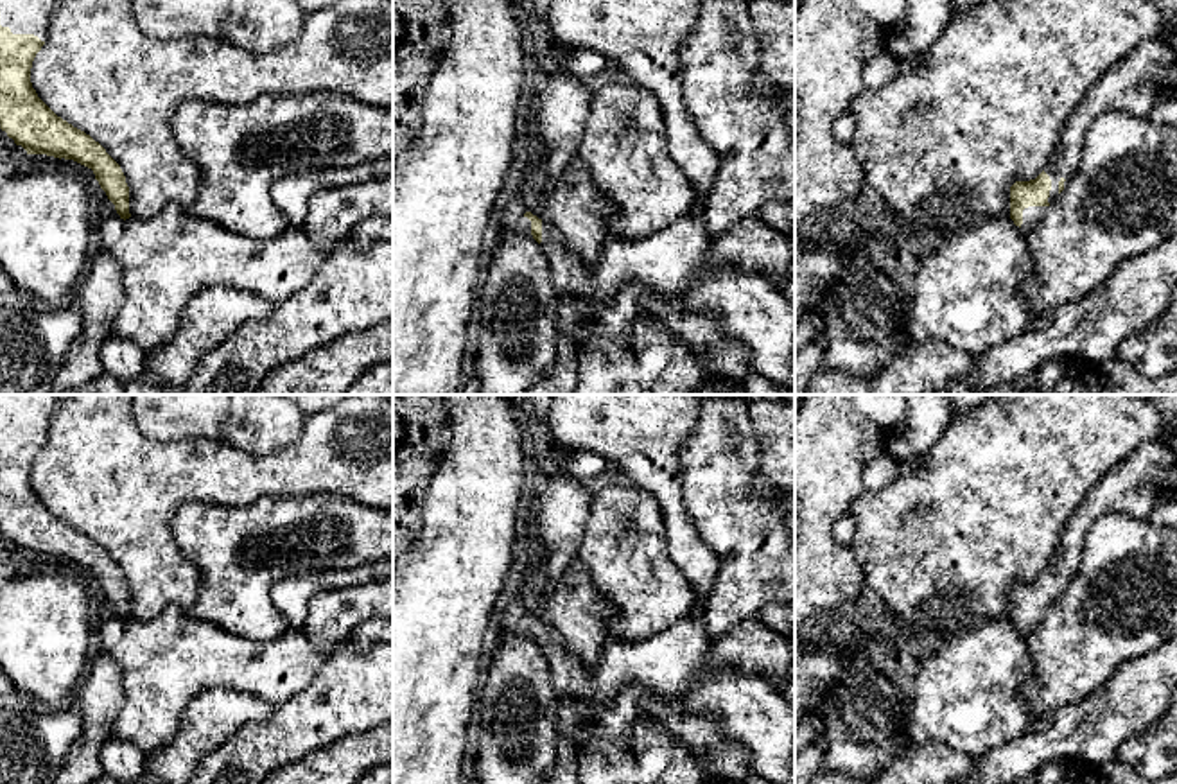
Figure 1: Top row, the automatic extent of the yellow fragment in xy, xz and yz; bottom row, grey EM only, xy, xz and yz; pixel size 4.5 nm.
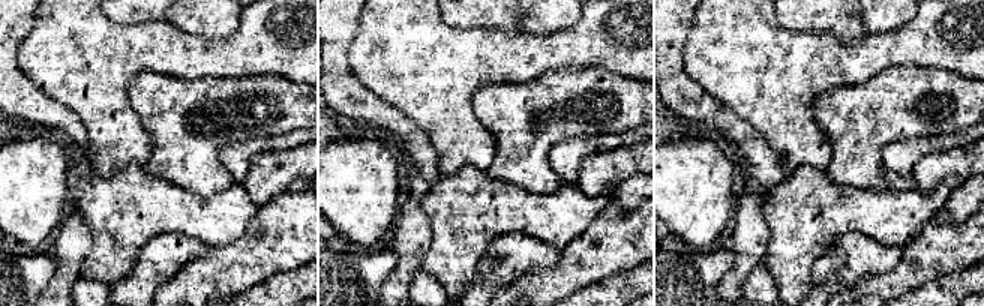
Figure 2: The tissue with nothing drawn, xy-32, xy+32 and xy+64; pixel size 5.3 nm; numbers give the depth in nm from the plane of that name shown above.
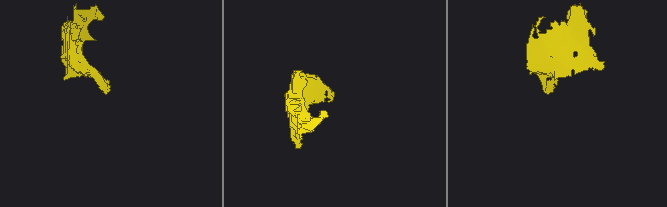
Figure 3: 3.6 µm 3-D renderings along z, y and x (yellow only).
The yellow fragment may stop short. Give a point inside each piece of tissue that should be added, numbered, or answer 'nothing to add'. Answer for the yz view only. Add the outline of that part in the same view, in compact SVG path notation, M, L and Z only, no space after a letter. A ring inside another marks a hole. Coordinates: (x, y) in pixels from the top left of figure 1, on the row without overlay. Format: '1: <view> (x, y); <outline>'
1: yz (1032, 616); M1028 608L1023 612L1021 632L1030 633L1048 614L1048 608Z

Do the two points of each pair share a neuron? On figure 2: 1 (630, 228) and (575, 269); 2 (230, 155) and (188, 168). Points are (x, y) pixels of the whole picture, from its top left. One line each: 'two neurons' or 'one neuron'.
1: one neuron
2: two neurons

